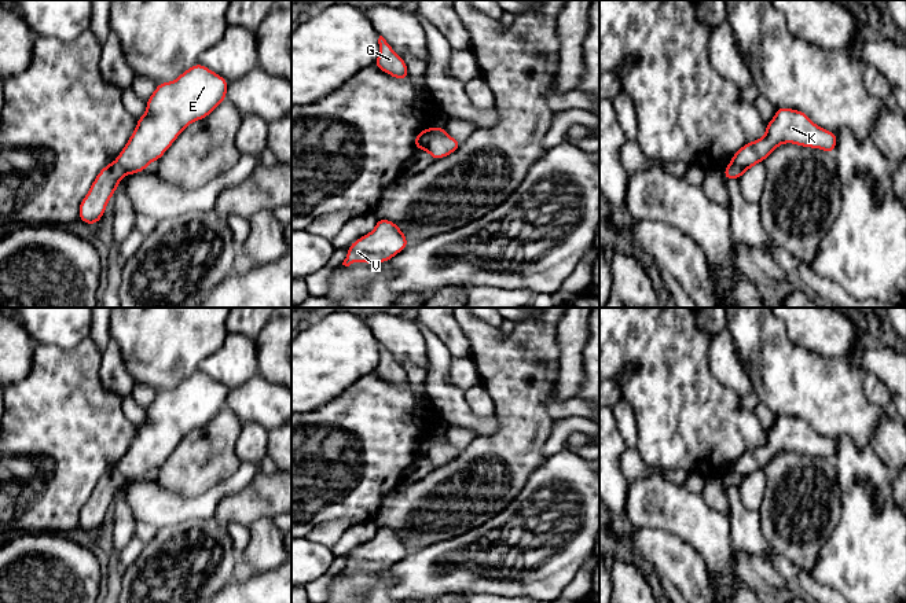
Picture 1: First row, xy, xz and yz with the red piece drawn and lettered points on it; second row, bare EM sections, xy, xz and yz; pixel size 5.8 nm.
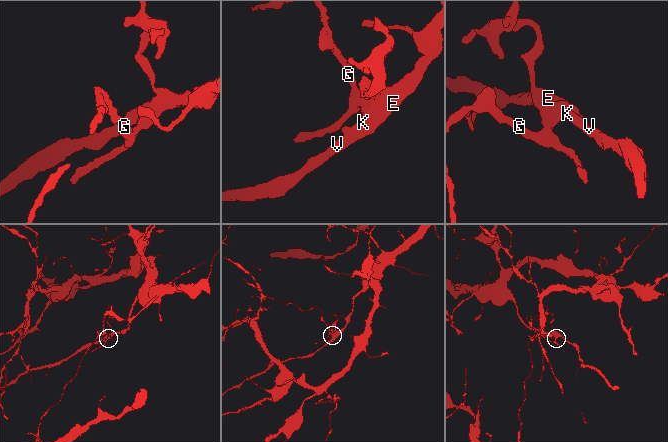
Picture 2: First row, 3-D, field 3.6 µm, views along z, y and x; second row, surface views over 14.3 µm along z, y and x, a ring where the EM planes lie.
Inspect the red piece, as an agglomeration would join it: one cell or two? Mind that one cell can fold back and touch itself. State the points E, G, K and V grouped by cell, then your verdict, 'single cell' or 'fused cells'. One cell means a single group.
E K V / G; fused cells

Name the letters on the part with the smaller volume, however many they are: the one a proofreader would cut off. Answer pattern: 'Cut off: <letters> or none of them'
Cut off: G

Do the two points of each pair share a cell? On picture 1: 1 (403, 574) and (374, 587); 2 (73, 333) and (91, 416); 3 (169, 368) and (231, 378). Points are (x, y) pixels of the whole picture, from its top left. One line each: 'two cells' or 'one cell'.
1: two cells
2: two cells
3: two cells

